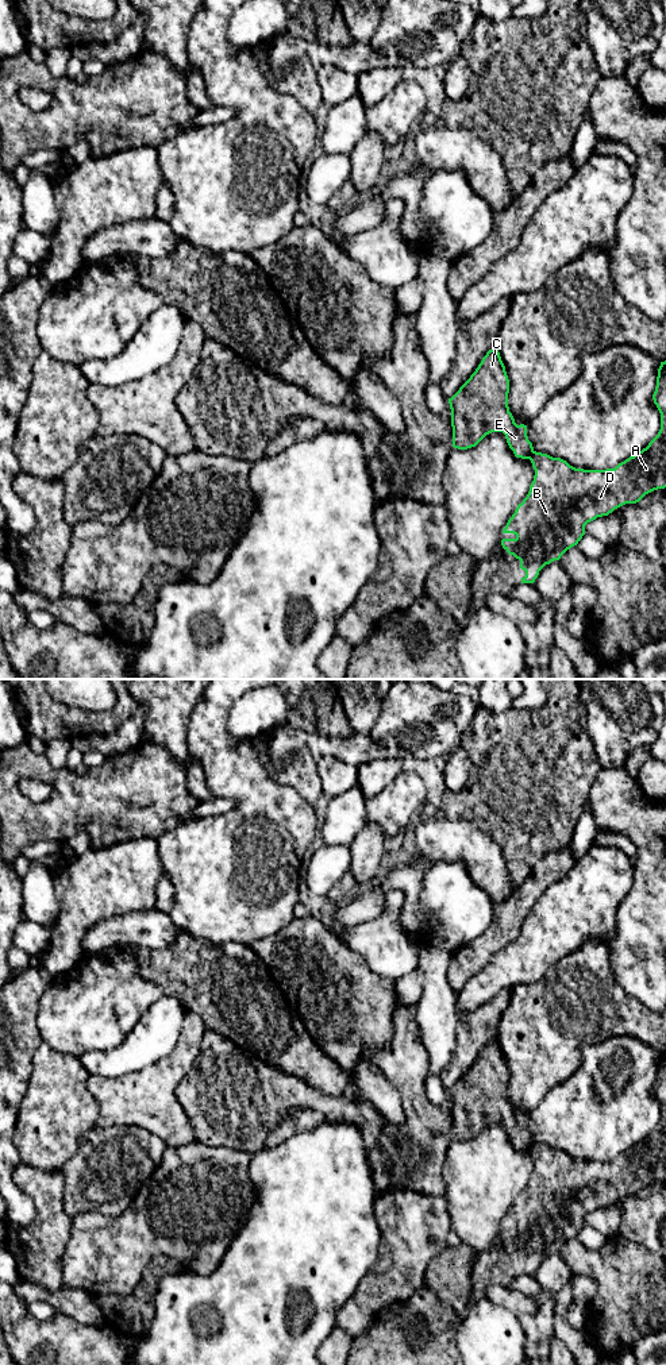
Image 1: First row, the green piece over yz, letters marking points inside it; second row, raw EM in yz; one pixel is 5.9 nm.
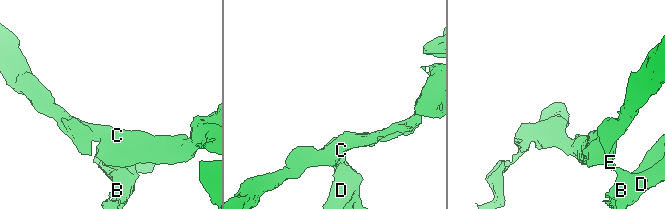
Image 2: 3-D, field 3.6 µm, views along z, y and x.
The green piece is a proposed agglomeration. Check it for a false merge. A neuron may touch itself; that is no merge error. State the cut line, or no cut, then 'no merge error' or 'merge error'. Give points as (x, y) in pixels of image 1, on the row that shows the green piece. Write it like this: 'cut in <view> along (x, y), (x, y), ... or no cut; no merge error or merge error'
cut in yz along (534, 451), (527, 458); merge error

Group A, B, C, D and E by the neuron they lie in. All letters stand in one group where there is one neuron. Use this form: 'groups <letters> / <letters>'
groups A B D / C E

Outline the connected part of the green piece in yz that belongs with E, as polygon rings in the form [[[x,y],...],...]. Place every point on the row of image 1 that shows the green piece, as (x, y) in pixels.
[[[492,348],[459,390],[449,398],[453,447],[476,447],[486,435],[503,432],[516,458],[534,452],[527,425],[515,423],[508,406],[509,379],[500,352]]]

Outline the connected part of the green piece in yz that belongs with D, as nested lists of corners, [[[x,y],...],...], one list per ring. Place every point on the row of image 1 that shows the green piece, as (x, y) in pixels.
[[[666,360],[661,362],[654,404],[661,413],[661,429],[646,448],[619,463],[615,469],[584,470],[570,466],[561,458],[534,451],[530,460],[535,470],[530,491],[508,520],[503,533],[515,539],[503,539],[501,545],[526,571],[521,583],[534,583],[539,571],[577,545],[585,535],[585,525],[597,517],[608,516],[625,504],[636,504],[646,494],[666,487]]]

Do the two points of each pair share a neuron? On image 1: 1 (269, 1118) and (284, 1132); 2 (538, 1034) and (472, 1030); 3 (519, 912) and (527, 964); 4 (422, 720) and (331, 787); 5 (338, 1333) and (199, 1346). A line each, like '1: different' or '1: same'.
1: different
2: different
3: different
4: different
5: different

